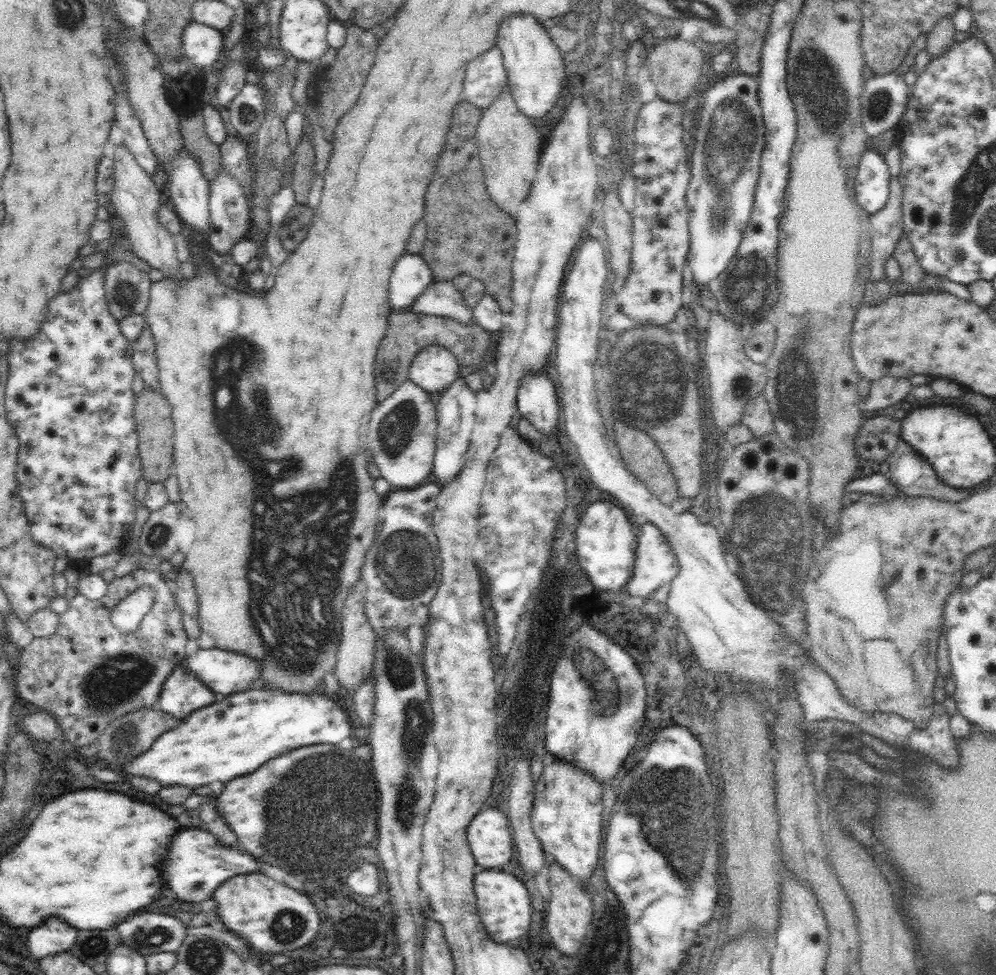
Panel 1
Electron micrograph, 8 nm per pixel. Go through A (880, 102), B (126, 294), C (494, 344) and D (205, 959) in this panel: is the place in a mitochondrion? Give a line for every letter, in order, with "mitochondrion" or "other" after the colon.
A: mitochondrion
B: mitochondrion
C: other
D: mitochondrion

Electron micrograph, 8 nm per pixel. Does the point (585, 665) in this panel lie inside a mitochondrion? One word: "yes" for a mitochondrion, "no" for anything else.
yes

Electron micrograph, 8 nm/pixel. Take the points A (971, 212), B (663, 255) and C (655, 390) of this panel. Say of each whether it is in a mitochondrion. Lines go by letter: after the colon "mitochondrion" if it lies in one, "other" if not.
A: mitochondrion
B: other
C: mitochondrion

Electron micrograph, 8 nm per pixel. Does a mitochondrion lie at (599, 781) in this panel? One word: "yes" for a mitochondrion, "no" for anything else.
no

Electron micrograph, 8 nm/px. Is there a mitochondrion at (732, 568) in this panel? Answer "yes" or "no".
yes

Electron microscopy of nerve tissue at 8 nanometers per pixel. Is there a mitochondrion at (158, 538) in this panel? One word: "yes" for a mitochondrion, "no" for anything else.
yes

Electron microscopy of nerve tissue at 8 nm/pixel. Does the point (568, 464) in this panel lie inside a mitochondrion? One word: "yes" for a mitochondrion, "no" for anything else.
no

